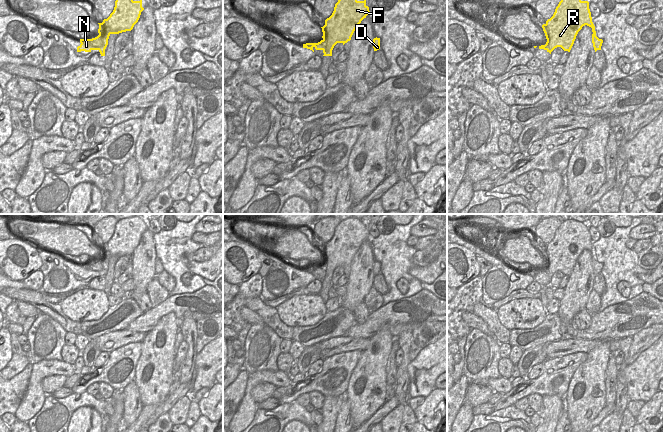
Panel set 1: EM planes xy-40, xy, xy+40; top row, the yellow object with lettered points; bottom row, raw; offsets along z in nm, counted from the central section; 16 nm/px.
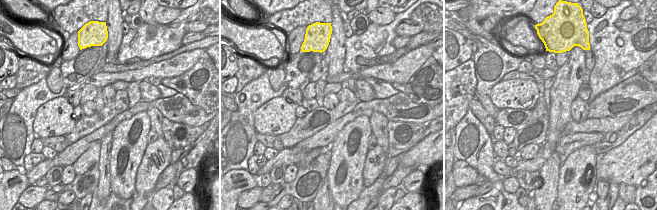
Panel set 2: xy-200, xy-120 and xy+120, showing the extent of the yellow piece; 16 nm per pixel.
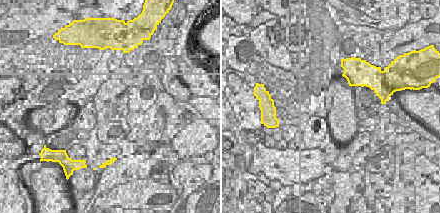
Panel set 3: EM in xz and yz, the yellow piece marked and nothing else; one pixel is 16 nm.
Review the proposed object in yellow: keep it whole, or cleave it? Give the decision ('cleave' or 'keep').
keep

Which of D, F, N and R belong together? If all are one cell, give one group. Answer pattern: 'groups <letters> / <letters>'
groups D F N R

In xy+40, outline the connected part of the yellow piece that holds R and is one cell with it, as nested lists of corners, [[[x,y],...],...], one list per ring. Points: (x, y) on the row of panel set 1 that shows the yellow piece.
[[[561,0],[553,16],[542,25],[547,42],[539,46],[539,49],[544,49],[551,54],[555,48],[561,47],[564,51],[570,52],[578,32],[585,25],[592,28],[592,43],[595,52],[601,50],[603,40],[596,36],[589,2]]]

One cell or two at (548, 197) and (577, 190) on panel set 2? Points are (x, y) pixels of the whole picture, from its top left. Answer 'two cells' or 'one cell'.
two cells

